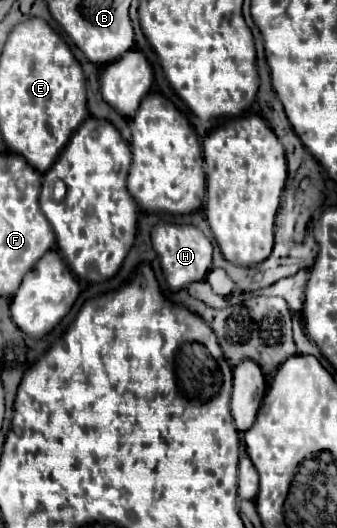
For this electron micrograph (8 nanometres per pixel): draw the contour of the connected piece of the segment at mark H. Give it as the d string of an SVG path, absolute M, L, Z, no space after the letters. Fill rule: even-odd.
M168 222L156 224L152 228L152 246L160 256L162 272L172 292L178 292L182 288L188 288L188 284L202 280L212 266L210 240L196 226L190 226L190 224L168 224Z

